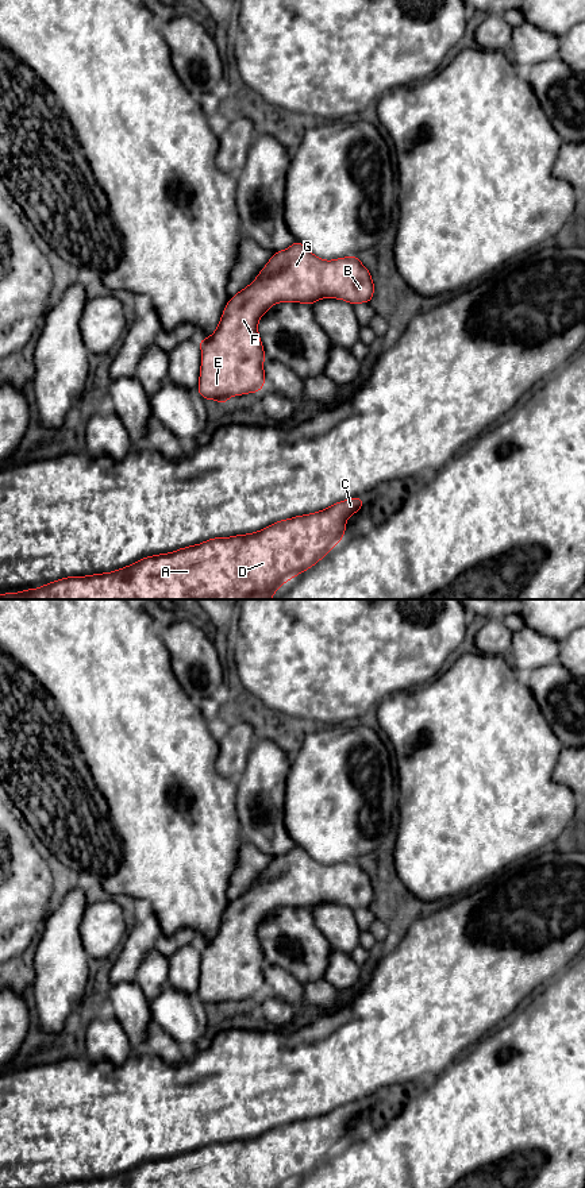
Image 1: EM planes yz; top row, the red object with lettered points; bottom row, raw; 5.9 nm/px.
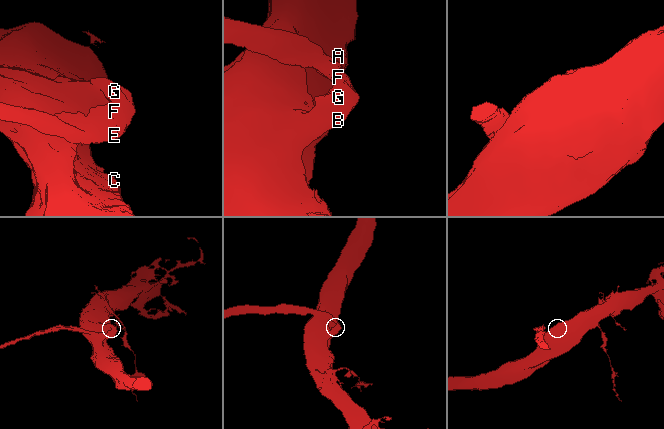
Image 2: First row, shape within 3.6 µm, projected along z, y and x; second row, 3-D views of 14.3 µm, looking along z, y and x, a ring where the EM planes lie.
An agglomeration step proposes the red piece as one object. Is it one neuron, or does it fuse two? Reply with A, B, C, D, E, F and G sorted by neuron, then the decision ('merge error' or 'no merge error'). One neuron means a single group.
groups A B C D E F G; no merge error

